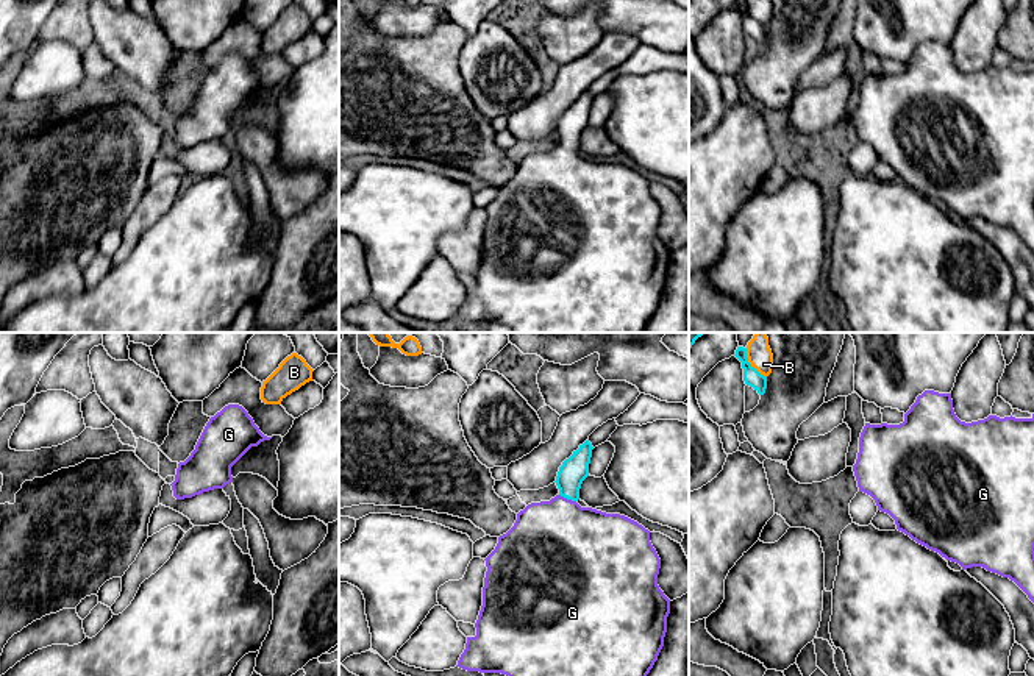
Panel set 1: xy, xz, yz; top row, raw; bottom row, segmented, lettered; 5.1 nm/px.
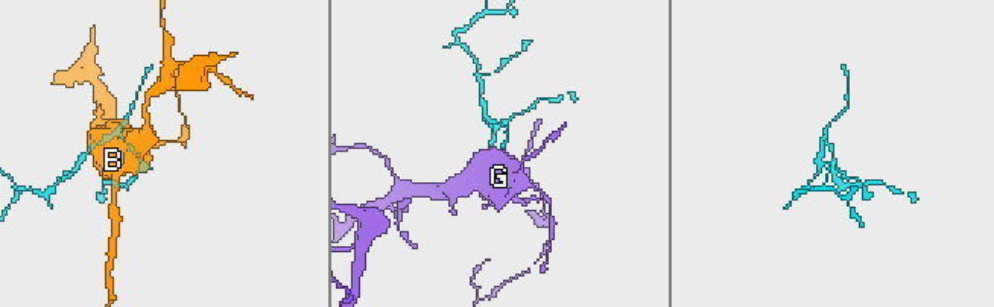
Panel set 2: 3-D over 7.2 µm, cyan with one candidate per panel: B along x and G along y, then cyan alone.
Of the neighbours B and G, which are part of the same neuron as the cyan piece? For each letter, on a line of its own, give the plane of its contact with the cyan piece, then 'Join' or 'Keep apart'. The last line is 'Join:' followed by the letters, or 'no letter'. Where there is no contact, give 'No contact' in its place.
B: Touches cyan in yz. Keep apart
G: Touches cyan in xz. Join
Join: G

